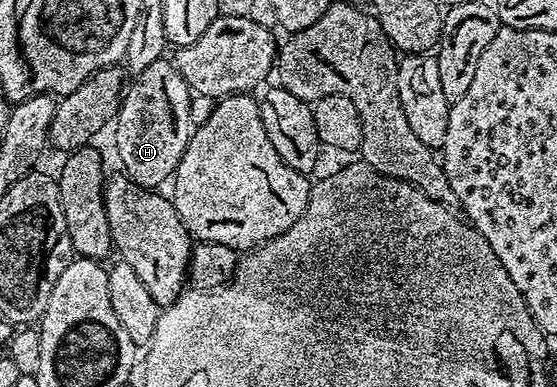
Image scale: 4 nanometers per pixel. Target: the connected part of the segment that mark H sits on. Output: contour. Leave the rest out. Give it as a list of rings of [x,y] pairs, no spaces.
[[[161,59],[151,63],[141,74],[133,76],[130,84],[123,90],[120,110],[114,118],[116,129],[116,153],[120,156],[119,168],[127,173],[141,189],[153,191],[161,188],[160,184],[171,182],[176,175],[176,168],[193,135],[194,126],[190,119],[190,103],[193,92],[188,88],[186,79],[176,70],[171,60]]]

